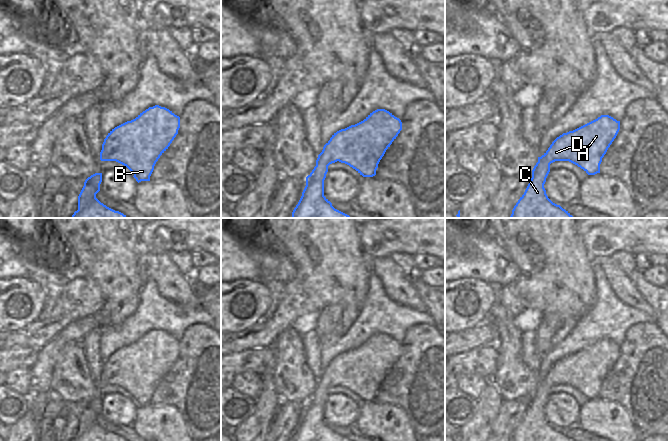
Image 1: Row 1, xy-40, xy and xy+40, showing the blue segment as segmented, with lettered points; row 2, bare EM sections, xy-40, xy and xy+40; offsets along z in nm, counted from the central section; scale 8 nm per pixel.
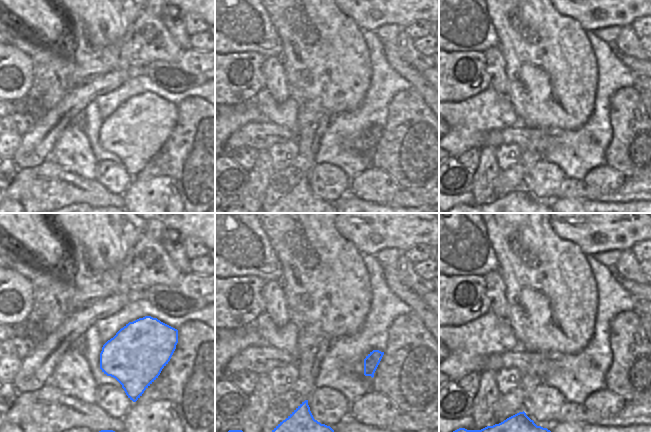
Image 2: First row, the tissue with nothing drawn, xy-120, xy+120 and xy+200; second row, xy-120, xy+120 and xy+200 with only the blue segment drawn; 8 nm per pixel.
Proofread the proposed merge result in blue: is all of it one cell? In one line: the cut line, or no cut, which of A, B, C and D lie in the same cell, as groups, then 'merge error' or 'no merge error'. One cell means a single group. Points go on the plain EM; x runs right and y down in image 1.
no cut; A B C D; no merge error

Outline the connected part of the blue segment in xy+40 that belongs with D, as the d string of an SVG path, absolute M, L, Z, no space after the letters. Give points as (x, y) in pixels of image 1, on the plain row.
M601 339L597 343L557 361L548 374L538 381L532 394L532 402L516 429L510 442L575 442L560 429L553 427L547 420L544 408L550 396L550 388L555 385L569 385L588 399L600 397L600 388L608 372L620 354L620 345L609 339Z

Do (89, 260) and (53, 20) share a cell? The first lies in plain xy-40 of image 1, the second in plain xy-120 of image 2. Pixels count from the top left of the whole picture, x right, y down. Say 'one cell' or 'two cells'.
two cells

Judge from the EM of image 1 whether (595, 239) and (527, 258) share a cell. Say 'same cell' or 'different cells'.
different cells

